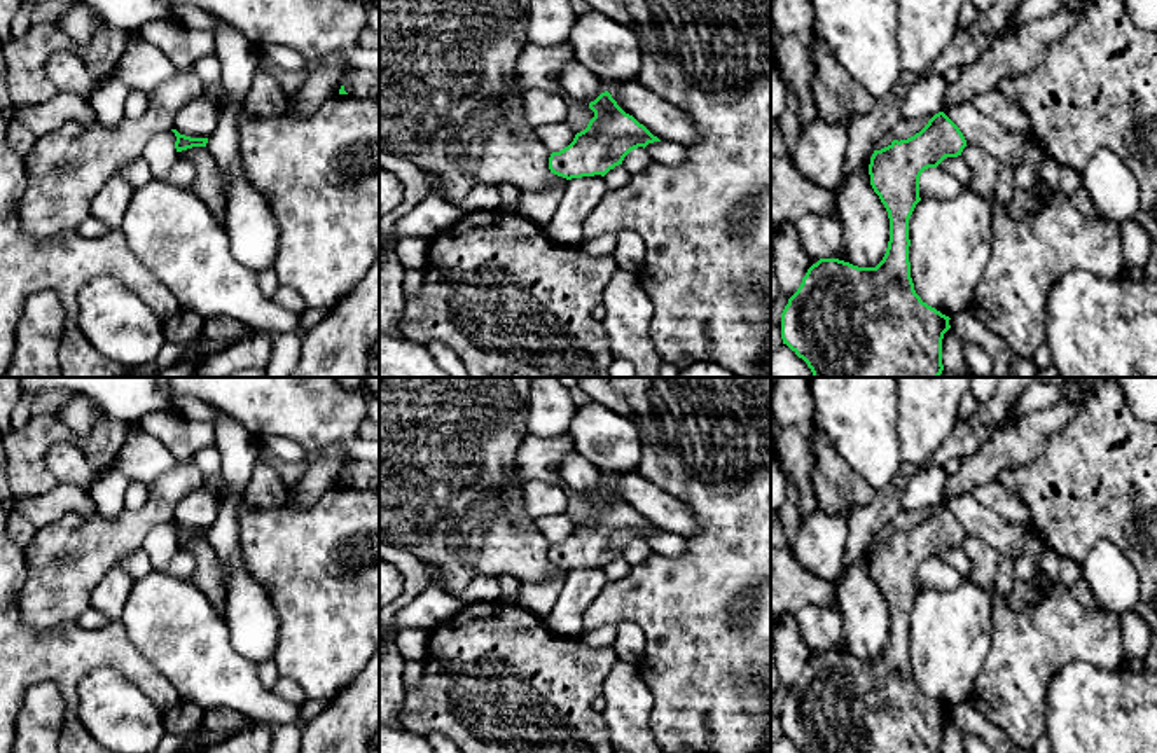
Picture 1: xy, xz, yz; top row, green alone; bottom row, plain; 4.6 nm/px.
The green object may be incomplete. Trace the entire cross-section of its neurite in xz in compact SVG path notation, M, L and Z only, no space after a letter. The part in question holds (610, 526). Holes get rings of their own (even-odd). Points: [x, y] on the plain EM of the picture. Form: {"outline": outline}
{"outline": "M608 482L589 494L594 508L573 533L549 549L551 564L566 571L605 568L622 556L624 549L648 535L661 533L633 507L626 505Z"}

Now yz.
{"outline": "M944 505L907 531L893 531L874 542L870 577L890 610L890 632L876 659L858 659L839 650L820 650L802 669L781 704L781 730L804 753L942 753L942 730L949 708L921 692L914 681L909 653L909 610L921 592L919 568L946 549L961 547L966 531Z"}

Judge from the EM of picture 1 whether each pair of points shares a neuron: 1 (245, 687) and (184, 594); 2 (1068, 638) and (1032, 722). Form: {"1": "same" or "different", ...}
{"1": "same", "2": "same"}

